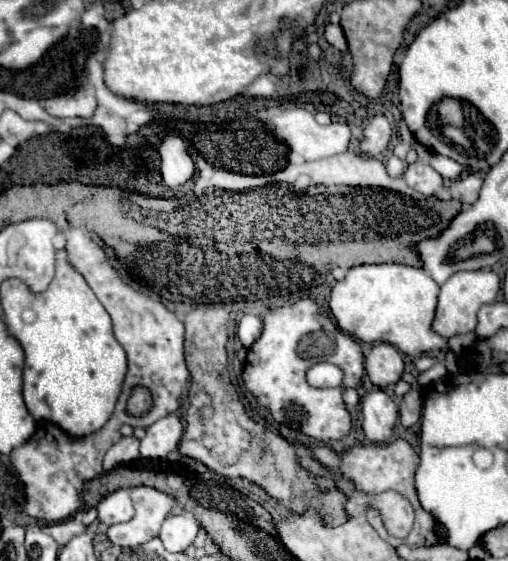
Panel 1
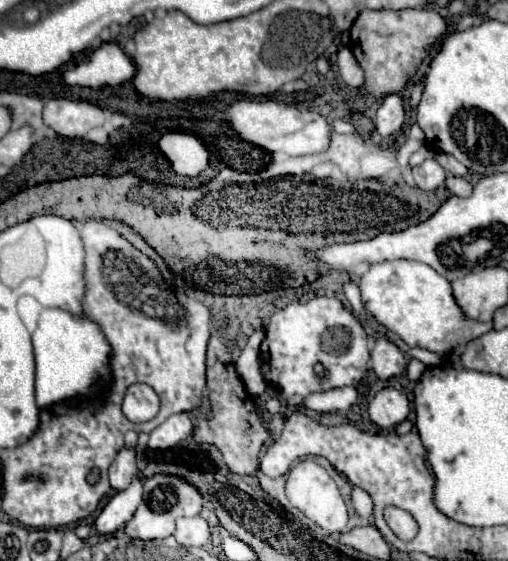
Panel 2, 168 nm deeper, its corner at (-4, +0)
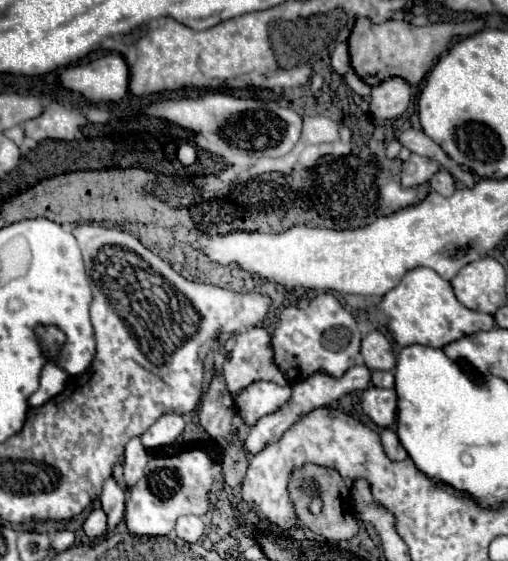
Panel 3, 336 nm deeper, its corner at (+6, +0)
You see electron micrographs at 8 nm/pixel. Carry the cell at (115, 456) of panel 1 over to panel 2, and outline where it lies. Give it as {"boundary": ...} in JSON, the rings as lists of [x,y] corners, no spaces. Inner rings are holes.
{"boundary":[[[121,449],[109,469],[109,481],[115,491],[127,489],[127,485],[133,481],[137,473],[137,463],[135,463],[135,449]]]}

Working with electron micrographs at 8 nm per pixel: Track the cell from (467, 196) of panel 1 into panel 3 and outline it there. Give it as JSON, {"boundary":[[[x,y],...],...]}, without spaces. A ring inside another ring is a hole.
{"boundary":[[[439,169],[439,171],[431,177],[429,185],[431,185],[433,191],[437,191],[439,195],[445,195],[445,197],[449,197],[449,195],[455,191],[455,179],[453,179],[453,175],[451,175],[447,169]]]}

